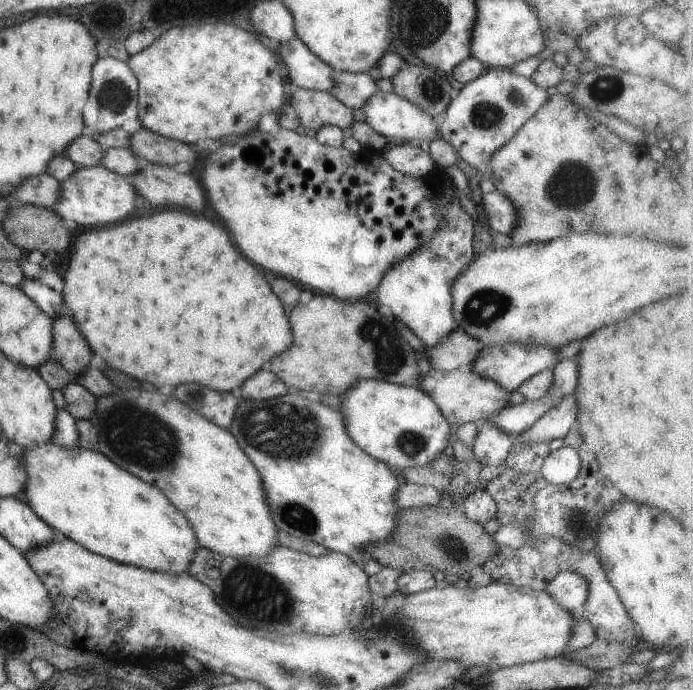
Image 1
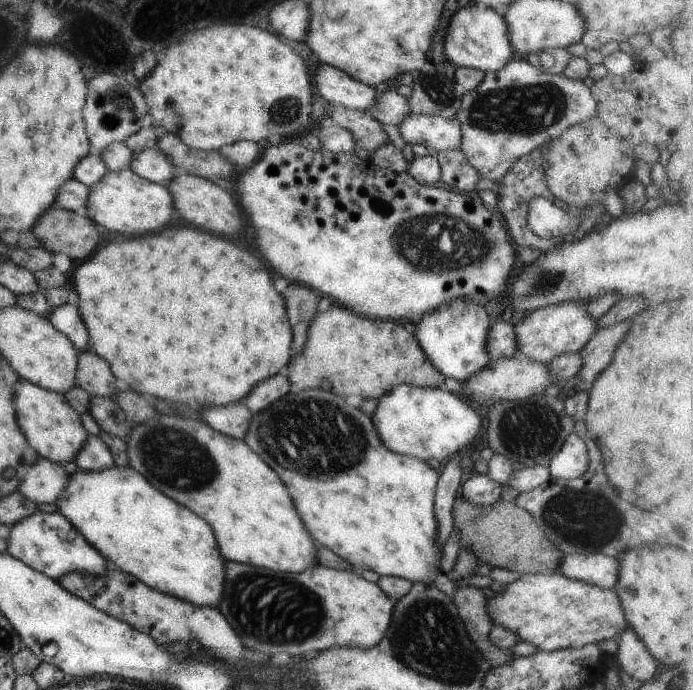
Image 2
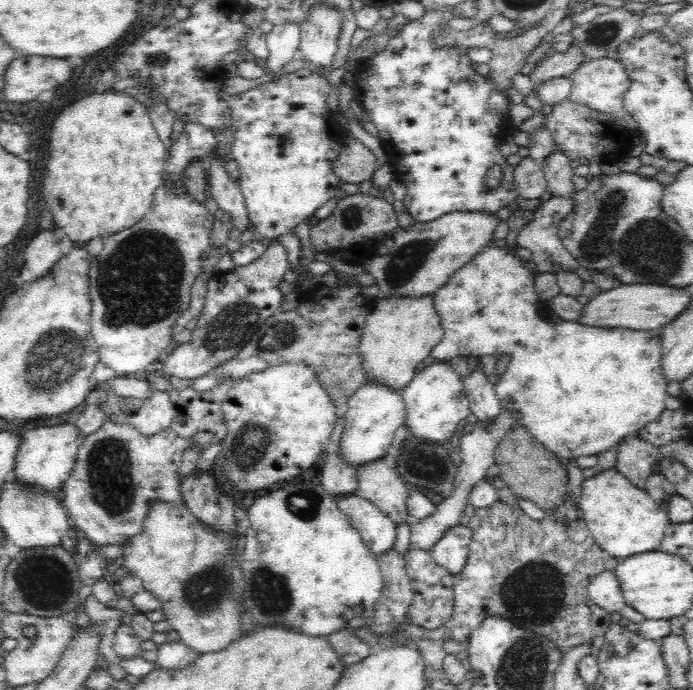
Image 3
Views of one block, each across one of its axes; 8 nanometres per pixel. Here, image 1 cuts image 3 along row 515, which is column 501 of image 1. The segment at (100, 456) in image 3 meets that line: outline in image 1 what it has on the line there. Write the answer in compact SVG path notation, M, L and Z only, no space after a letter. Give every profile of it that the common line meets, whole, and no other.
M488 68L485 69L477 78L471 80L458 90L449 101L443 114L437 119L438 137L445 140L455 148L458 157L462 158L471 168L475 168L481 175L489 174L489 158L491 154L501 148L505 142L529 120L534 112L537 112L543 106L549 95L543 88L537 88L529 78L511 74L510 69Z

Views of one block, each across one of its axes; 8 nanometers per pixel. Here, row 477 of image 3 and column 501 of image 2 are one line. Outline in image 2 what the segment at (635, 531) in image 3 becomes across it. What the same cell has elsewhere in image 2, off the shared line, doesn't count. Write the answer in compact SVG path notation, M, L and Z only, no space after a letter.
M556 569L551 573L520 574L514 582L488 600L486 609L493 625L503 626L537 649L580 648L619 636L628 627L613 589L603 589L581 580L562 576Z

